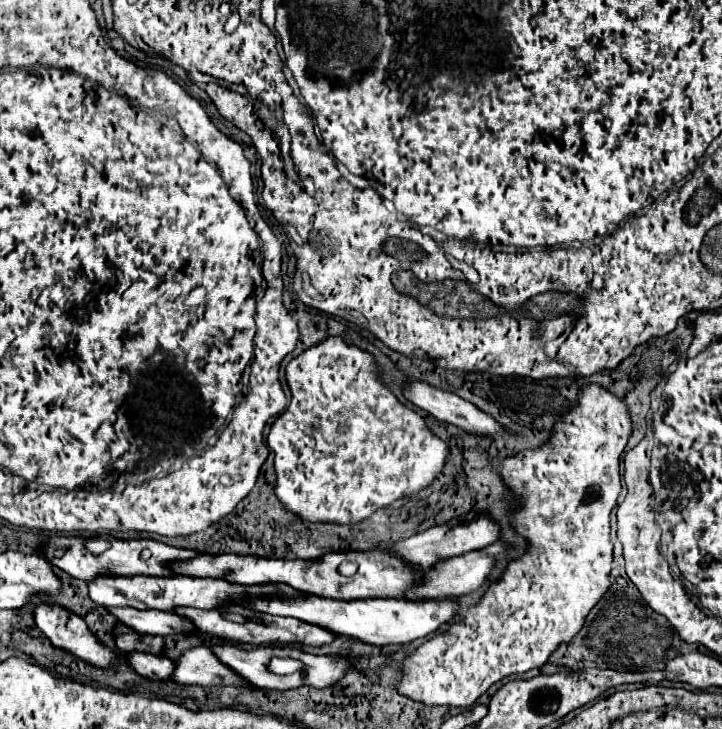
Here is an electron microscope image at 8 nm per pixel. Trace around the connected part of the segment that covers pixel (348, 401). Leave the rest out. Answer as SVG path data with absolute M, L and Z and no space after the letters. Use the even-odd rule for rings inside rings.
M328 336L306 348L286 366L286 382L292 400L284 414L272 424L267 445L275 454L276 498L288 512L296 512L308 522L352 526L372 516L378 508L428 488L442 472L450 456L450 446L426 426L420 414L402 404L382 382L372 354L346 344L340 336Z

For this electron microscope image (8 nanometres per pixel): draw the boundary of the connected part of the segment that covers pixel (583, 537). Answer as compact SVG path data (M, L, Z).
M586 386L582 388L582 394L580 394L580 404L578 408L572 408L560 422L556 422L554 426L554 432L550 436L550 442L546 446L542 446L540 450L524 450L512 458L504 458L504 460L492 460L494 468L502 474L504 482L510 486L510 490L522 498L522 510L516 514L514 518L514 526L516 530L526 536L530 540L530 550L516 562L510 562L504 576L492 584L484 598L480 600L480 604L472 610L466 612L464 620L458 622L458 624L452 624L448 628L448 632L444 634L438 634L434 636L432 640L424 642L408 660L402 662L404 666L404 678L402 682L398 684L398 690L404 694L404 696L410 696L412 700L420 700L424 704L448 704L448 706L462 706L462 708L470 708L492 684L500 682L502 678L510 676L510 674L522 674L522 672L528 672L532 668L540 668L546 664L548 656L562 644L562 642L570 642L578 630L582 628L588 612L594 608L594 604L602 598L602 594L610 588L610 562L612 562L612 542L610 542L610 512L612 508L616 506L616 498L620 494L620 454L624 452L624 446L630 438L630 432L632 432L632 426L630 426L630 416L628 416L628 410L624 406L624 402L620 398L616 398L614 394L608 394L604 388L600 386Z

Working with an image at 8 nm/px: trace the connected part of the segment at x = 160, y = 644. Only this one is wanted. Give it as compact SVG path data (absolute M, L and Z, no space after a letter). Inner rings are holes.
M124 624L116 626L116 646L124 652L146 652L146 654L164 654L164 640L154 636L138 634L134 628Z

